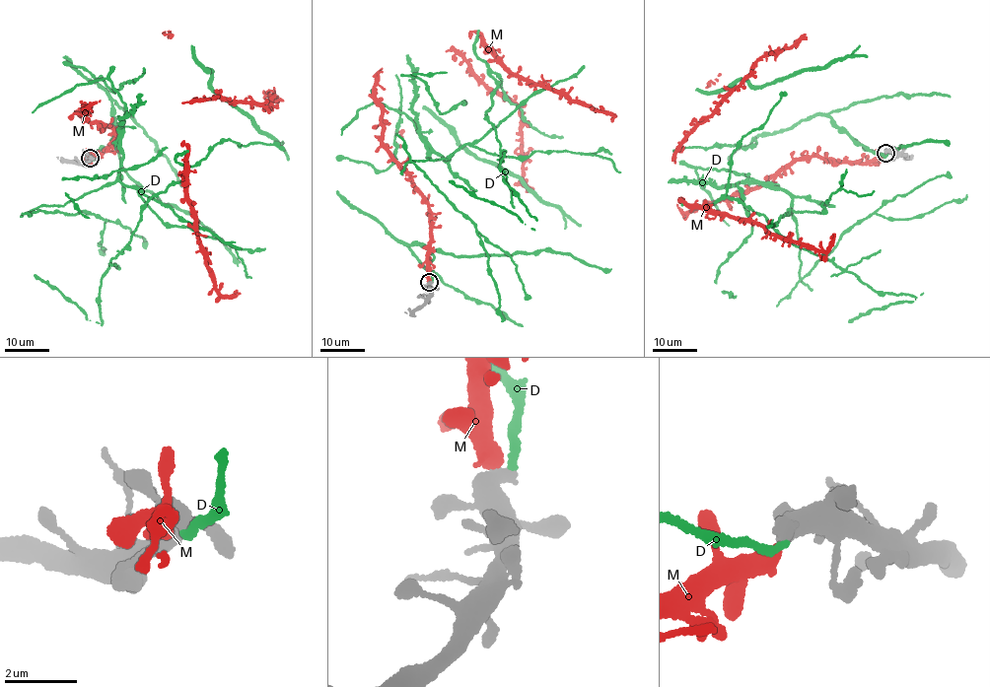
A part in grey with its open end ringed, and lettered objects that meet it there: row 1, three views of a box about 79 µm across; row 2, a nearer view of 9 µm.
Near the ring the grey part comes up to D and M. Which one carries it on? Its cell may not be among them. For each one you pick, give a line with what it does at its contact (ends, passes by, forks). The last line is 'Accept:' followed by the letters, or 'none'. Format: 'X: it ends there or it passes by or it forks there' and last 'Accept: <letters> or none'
M: it ends there
Accept: M

